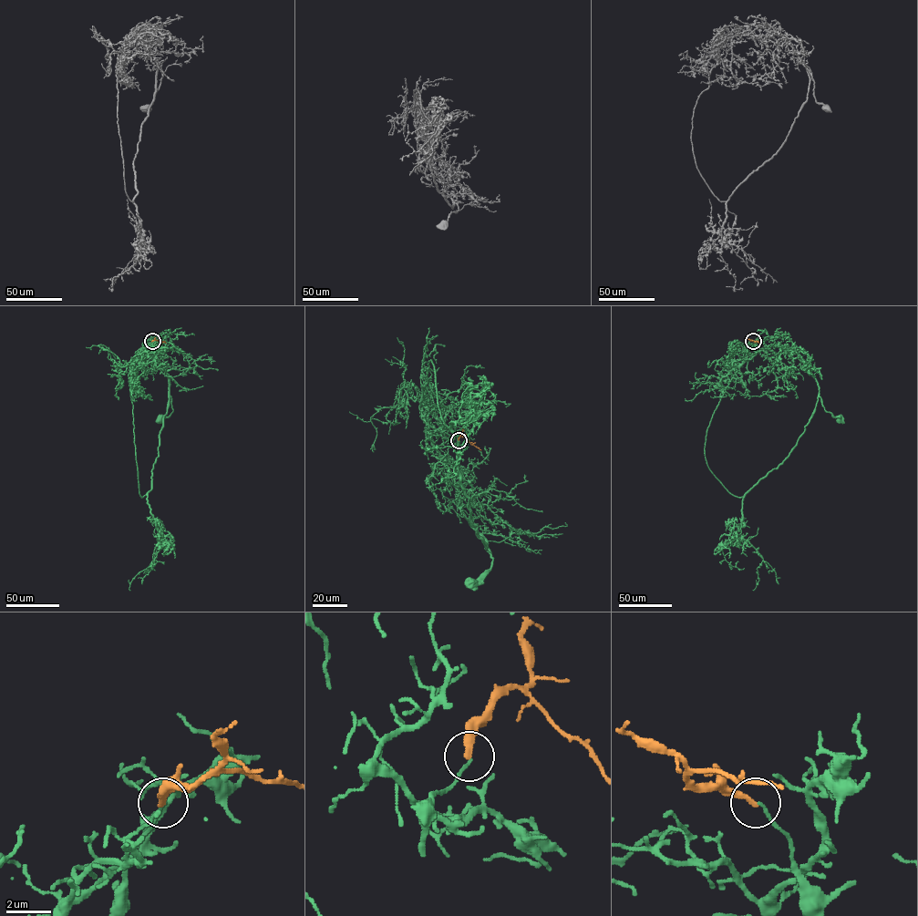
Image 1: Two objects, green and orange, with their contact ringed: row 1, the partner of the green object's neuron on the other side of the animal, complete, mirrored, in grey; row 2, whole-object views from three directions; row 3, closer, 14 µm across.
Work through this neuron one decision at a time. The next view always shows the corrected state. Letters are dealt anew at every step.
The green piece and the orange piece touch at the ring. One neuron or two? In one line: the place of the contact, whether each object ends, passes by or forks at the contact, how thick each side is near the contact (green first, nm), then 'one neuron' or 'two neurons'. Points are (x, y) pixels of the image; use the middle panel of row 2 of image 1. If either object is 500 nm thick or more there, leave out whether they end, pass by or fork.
(458, 440) | green ends | orange ends | 120/280 nm | two neurons

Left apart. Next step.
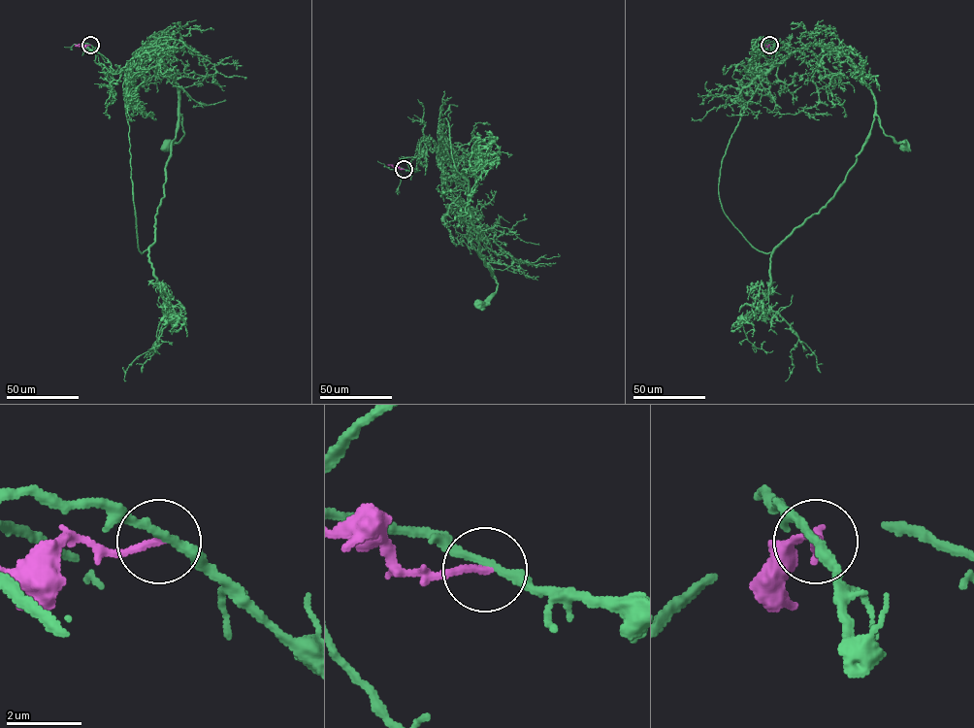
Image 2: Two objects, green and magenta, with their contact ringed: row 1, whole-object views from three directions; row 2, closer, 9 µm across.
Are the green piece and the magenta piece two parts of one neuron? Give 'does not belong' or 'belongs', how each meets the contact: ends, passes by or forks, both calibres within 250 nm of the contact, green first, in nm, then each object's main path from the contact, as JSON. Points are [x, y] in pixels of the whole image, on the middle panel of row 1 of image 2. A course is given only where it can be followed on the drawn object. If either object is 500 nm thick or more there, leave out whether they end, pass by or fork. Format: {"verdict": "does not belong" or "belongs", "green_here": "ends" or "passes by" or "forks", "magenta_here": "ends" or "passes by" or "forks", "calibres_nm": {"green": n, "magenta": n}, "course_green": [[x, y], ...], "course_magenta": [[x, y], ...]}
{"verdict": "does not belong", "green_here": "passes by", "magenta_here": "ends", "calibres_nm": {"green": 220, "magenta": 190}, "course_green": [[403, 169], [396, 166], [428, 149], [442, 160], [443, 182], [466, 221], [469, 242], [498, 284], [479, 304]], "course_magenta": [[403, 169], [388, 165]]}

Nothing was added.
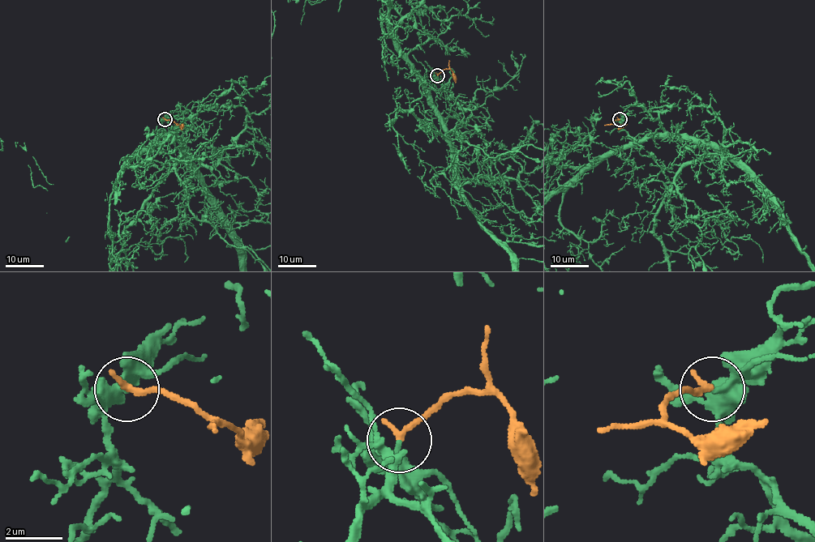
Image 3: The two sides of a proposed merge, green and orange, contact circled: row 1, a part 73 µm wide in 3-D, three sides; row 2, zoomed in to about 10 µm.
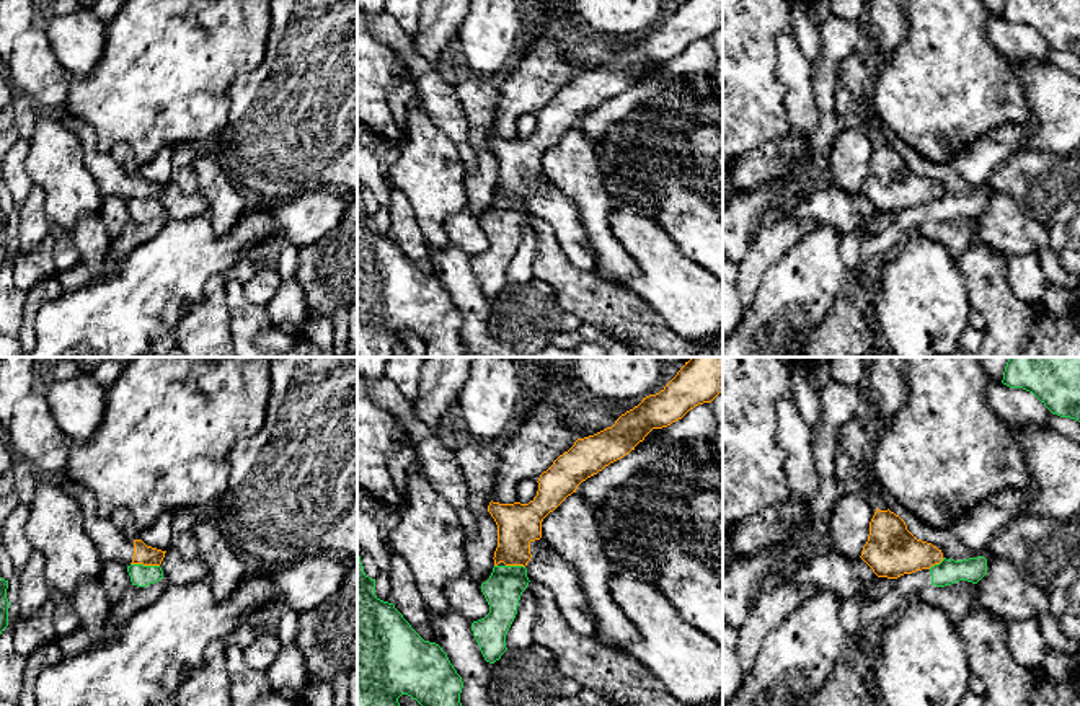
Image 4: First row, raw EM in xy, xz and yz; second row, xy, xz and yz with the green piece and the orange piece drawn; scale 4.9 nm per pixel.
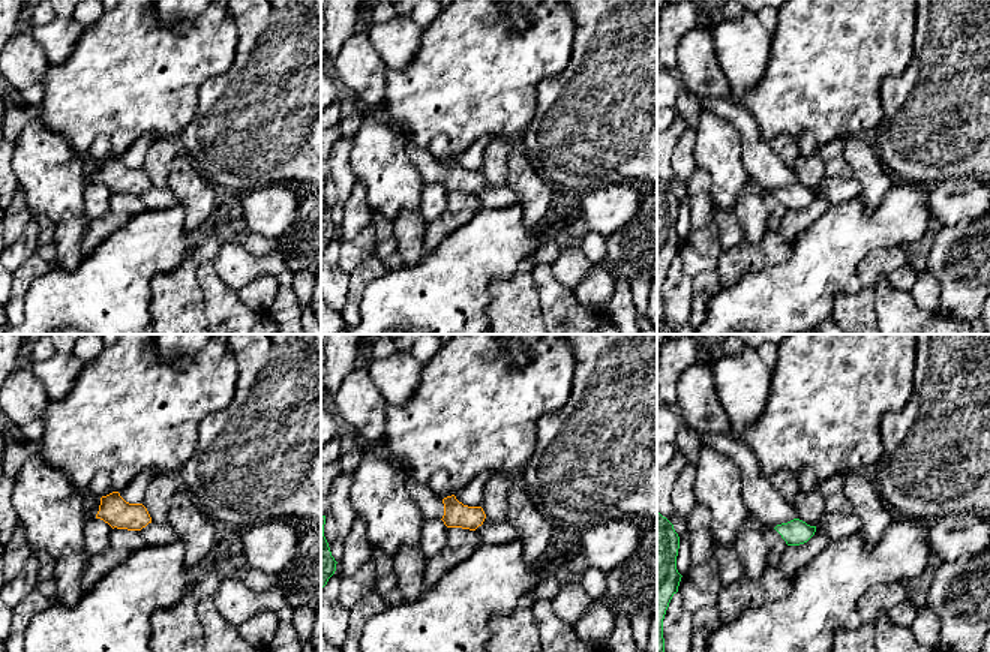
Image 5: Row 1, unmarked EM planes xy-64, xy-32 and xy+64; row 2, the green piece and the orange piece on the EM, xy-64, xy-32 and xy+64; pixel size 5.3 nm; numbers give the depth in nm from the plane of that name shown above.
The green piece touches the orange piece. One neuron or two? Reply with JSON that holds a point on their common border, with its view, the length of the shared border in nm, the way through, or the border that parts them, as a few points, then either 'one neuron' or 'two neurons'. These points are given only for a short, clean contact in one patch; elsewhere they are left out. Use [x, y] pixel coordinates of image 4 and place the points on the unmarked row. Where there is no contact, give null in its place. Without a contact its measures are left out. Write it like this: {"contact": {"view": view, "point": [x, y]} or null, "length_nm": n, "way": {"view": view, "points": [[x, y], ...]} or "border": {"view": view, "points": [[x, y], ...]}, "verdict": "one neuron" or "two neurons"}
{"contact": {"view": "xy", "point": [146, 201]}, "length_nm": 140, "border": {"view": "xy", "points": [[131, 198], [159, 201]]}, "verdict": "two neurons"}

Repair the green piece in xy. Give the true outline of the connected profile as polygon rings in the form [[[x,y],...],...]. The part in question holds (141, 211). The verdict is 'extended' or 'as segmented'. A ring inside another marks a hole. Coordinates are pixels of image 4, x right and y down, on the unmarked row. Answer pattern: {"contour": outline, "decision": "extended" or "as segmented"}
{"contour": [[[131,199],[127,201],[132,220],[147,222],[163,214],[160,201]]], "decision": "as segmented"}

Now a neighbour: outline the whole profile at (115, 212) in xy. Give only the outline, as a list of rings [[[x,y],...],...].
[[[103,196],[100,215],[111,238],[116,238],[132,218],[127,201],[117,196]]]

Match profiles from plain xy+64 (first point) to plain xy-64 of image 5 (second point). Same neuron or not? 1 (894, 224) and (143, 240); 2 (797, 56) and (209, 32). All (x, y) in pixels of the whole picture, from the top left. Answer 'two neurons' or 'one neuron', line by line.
1: one neuron
2: one neuron

